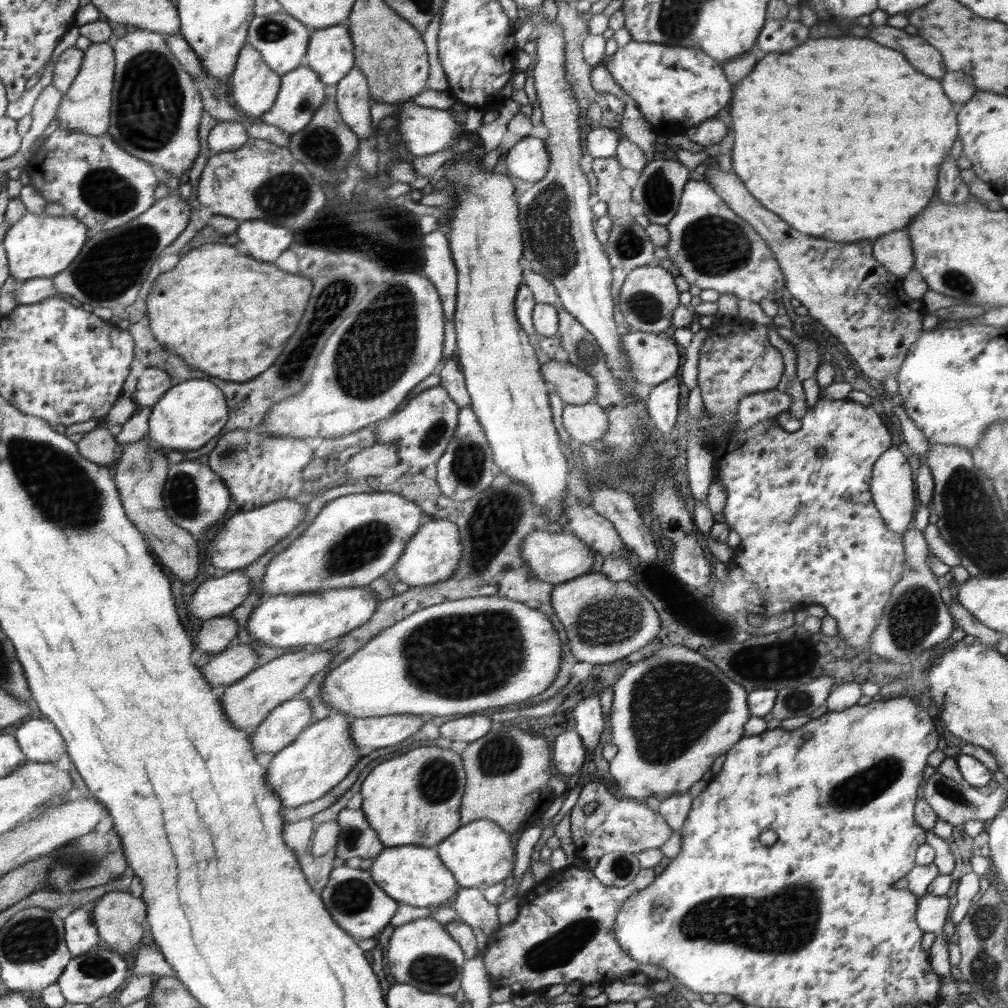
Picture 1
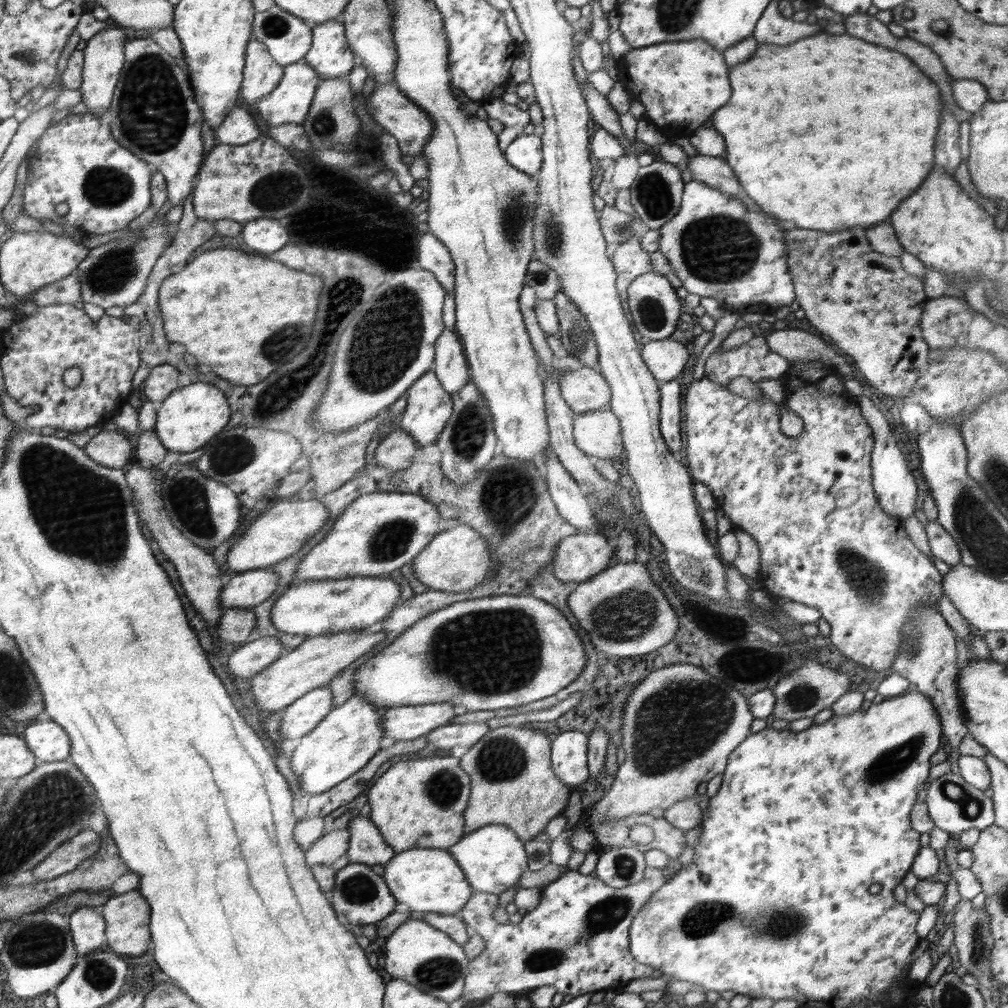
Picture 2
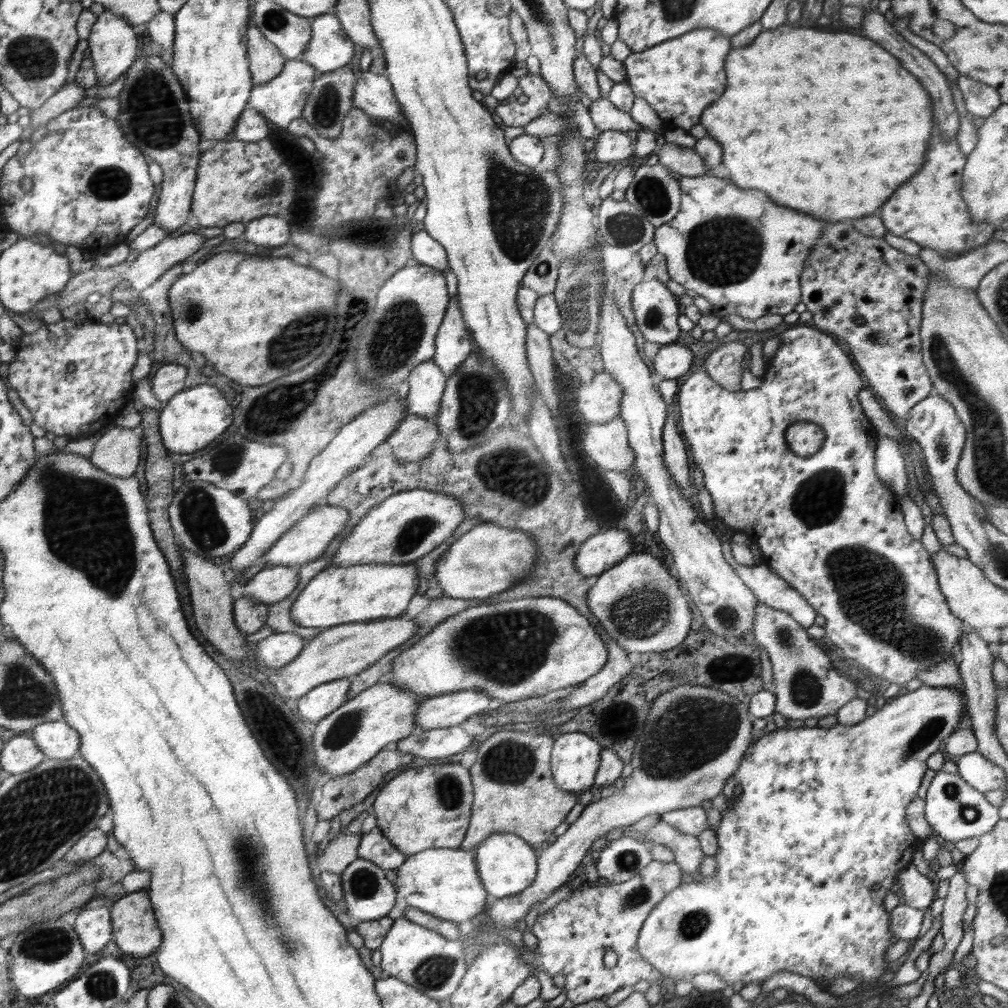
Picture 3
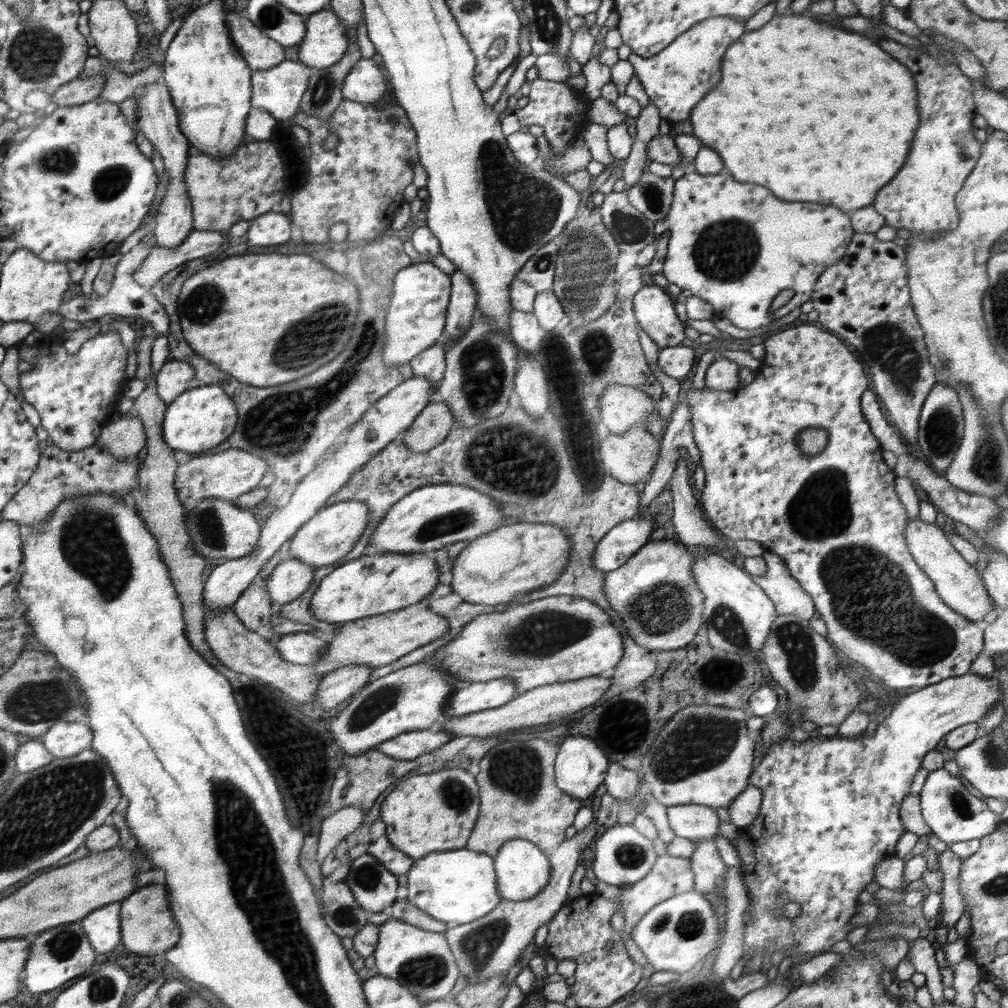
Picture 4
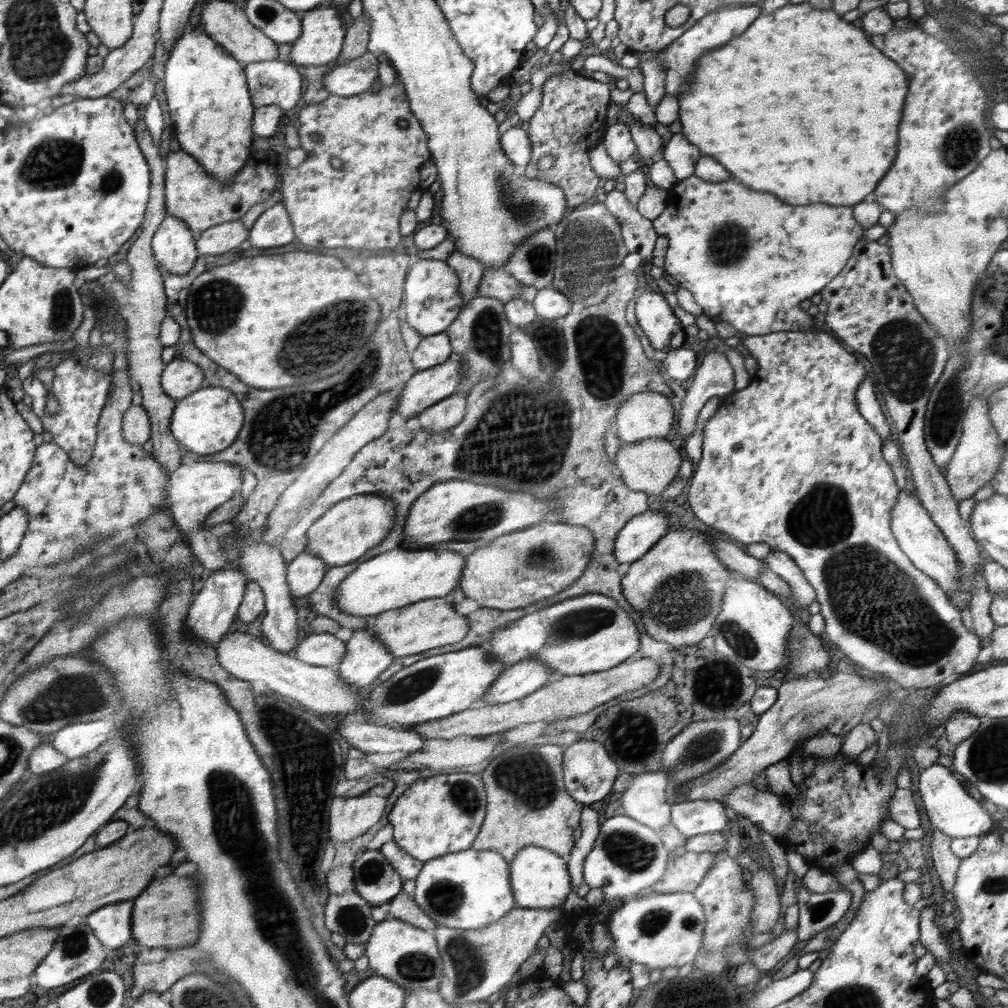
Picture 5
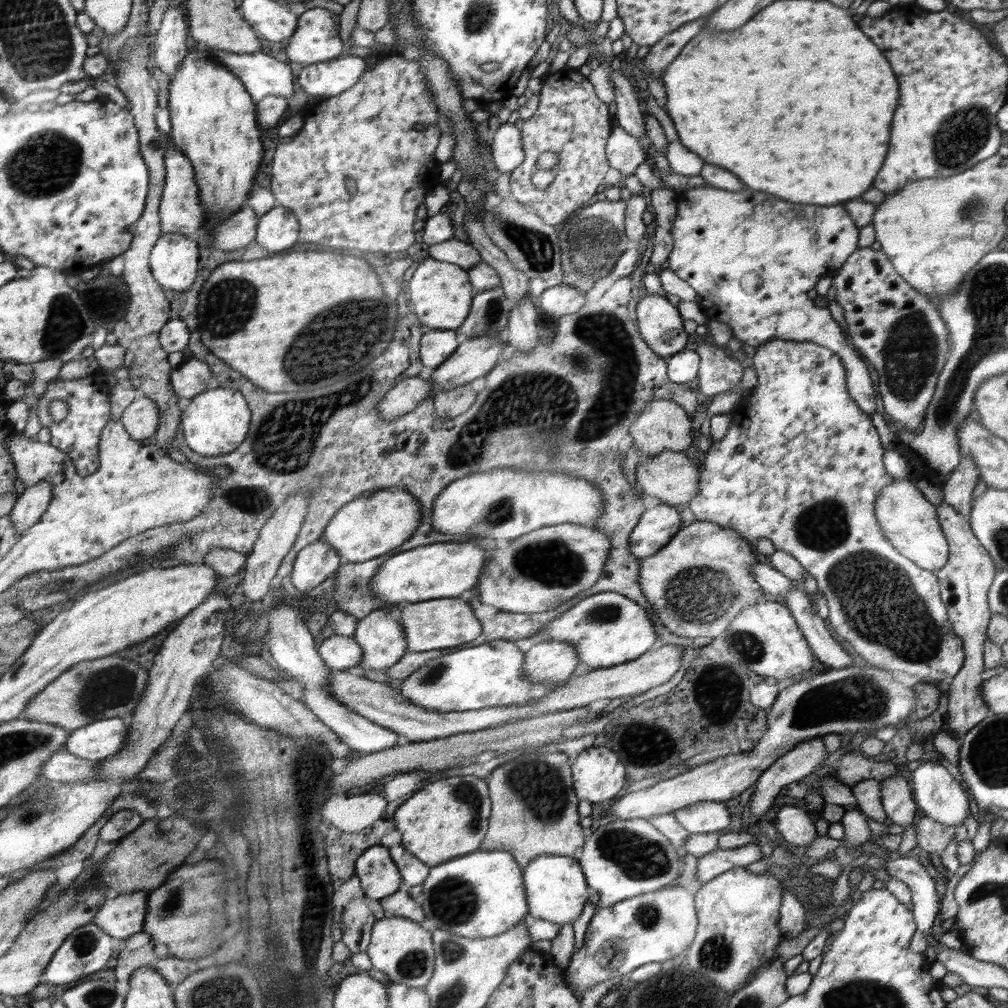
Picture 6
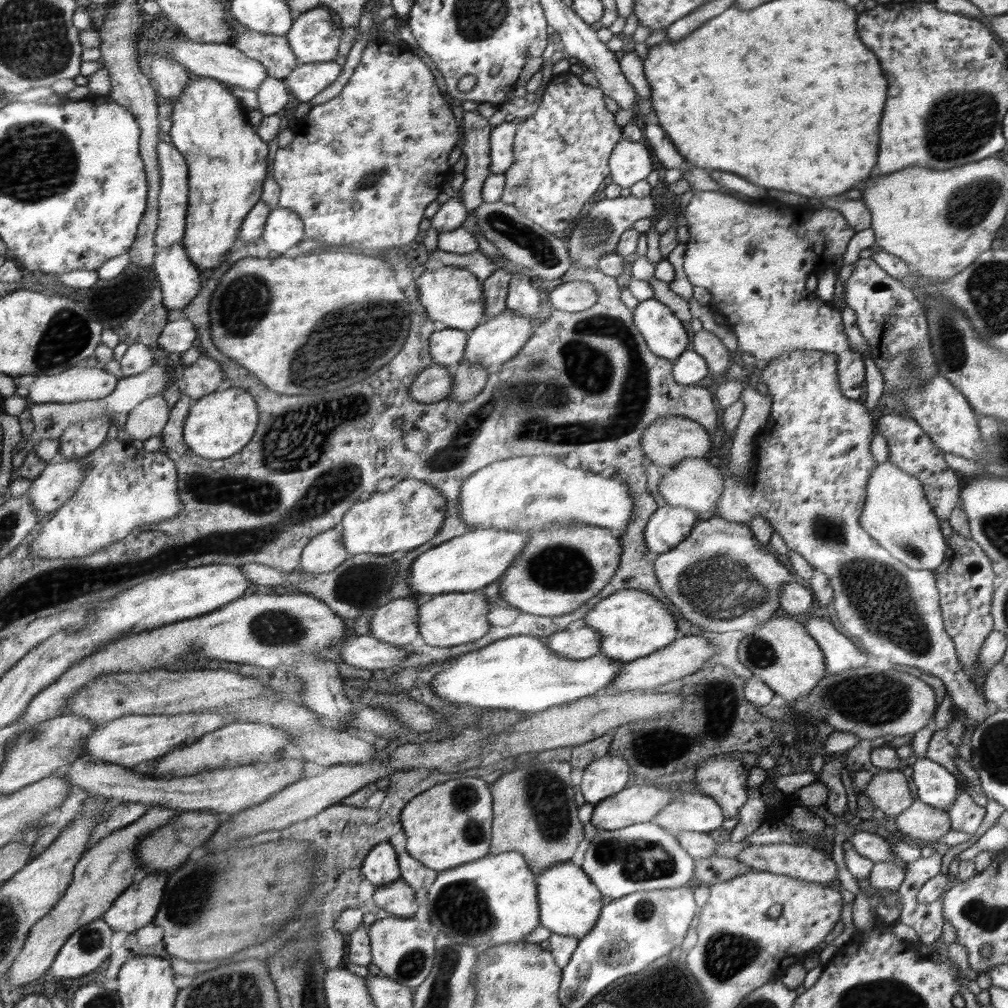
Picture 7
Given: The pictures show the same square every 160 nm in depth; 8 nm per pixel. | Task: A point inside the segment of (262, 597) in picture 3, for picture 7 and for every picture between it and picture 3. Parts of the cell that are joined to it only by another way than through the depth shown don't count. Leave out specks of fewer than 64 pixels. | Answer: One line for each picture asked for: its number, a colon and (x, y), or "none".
4: (290, 579)
5: (305, 573)
6: (317, 562)
7: (327, 552)

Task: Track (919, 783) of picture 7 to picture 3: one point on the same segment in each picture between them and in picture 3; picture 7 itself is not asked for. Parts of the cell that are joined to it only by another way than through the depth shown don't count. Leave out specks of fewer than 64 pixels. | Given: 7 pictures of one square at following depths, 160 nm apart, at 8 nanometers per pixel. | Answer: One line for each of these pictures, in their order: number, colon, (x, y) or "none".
3: (955, 810)
4: (953, 814)
5: (950, 809)
6: (937, 794)

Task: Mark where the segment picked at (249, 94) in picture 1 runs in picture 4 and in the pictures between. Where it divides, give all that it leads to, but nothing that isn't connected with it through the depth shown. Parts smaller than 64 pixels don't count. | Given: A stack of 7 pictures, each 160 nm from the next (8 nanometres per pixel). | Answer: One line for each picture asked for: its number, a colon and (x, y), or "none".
2: (262, 75)
3: (265, 60)
4: (260, 51)

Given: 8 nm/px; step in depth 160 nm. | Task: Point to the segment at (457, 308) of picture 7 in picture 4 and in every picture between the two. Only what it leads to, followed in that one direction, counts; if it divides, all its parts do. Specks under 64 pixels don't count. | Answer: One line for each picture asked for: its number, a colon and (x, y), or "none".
4: (415, 319)
5: (433, 301)
6: (441, 294)

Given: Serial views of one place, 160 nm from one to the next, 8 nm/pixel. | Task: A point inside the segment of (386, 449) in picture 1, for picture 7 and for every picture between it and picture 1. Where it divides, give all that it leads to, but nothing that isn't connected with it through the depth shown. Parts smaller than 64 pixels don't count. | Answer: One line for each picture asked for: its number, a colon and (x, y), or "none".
2: (395, 451)
3: (415, 438)
4: (432, 426)
5: (441, 416)
6: (456, 401)
7: (470, 379)

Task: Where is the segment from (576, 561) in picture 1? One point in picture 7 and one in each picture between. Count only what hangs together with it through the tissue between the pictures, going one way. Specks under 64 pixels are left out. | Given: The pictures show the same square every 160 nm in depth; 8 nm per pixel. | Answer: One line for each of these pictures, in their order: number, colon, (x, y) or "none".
2: (581, 556)
3: (605, 549)
4: (623, 541)
5: (640, 532)
6: (658, 525)
7: (669, 525)

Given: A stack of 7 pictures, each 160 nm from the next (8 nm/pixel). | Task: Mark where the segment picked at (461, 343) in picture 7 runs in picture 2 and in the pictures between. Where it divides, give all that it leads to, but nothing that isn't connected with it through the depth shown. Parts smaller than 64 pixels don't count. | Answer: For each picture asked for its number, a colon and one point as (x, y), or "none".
2: (429, 408)
3: (428, 381)
4: (431, 363)
5: (433, 350)
6: (437, 346)

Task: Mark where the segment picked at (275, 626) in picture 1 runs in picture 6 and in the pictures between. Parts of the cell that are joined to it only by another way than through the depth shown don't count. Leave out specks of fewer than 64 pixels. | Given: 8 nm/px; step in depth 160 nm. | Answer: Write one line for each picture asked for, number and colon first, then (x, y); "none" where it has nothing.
2: (320, 607)
3: (338, 595)
4: (371, 585)
5: (398, 578)
6: (443, 570)

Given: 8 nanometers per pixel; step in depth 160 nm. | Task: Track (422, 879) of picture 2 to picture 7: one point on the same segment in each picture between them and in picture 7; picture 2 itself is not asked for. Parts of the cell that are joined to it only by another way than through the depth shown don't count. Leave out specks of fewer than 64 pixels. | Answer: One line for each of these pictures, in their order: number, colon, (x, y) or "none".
3: (445, 882)
4: (459, 886)
5: (470, 889)
6: (480, 895)
7: (491, 901)

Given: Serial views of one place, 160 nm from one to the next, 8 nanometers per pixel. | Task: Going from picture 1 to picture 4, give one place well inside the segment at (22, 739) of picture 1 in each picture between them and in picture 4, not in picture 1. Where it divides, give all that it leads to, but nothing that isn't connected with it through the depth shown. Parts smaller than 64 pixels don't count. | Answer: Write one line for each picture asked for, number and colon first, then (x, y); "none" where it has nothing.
2: (46, 739)
3: (56, 740)
4: (65, 739)

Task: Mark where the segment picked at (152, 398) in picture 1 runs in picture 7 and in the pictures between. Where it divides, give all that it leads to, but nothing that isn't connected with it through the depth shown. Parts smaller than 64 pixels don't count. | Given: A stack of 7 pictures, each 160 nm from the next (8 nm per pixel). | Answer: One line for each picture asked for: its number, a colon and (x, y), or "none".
2: (162, 381)
3: (167, 380)
4: (175, 378)
5: (182, 377)
6: (189, 379)
7: (200, 379)

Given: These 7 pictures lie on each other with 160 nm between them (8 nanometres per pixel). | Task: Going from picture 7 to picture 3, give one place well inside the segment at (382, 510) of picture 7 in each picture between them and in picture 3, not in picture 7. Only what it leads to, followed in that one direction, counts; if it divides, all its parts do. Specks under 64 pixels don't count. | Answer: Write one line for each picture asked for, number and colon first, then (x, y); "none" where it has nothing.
3: (309, 538)
4: (327, 537)
5: (346, 531)
6: (366, 528)

